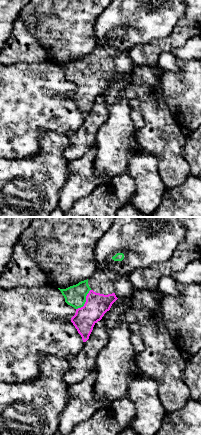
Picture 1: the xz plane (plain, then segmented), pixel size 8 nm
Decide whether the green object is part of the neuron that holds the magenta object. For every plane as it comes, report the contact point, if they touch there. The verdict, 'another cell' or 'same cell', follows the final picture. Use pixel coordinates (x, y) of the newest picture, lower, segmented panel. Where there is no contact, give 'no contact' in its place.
contact (86, 301)

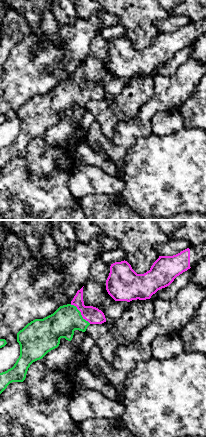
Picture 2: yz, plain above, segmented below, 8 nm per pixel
contact (81, 313)

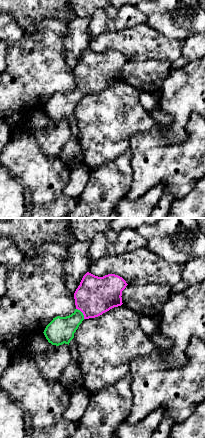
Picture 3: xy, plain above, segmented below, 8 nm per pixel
contact (82, 312)

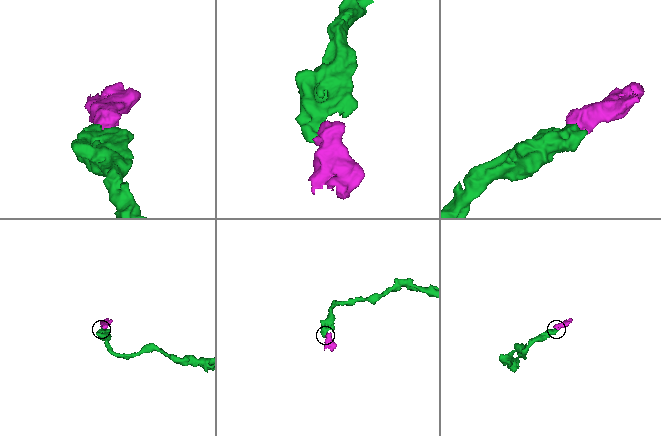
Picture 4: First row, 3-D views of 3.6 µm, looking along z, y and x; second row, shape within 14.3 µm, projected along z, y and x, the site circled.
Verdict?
same cell

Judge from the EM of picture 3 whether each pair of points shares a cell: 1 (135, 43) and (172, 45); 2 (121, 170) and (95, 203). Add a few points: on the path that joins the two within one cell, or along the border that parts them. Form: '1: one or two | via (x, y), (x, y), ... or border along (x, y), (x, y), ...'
1: one | via (144, 43), (159, 43), (163, 45)
2: one | via (114, 178), (105, 187), (101, 195)

